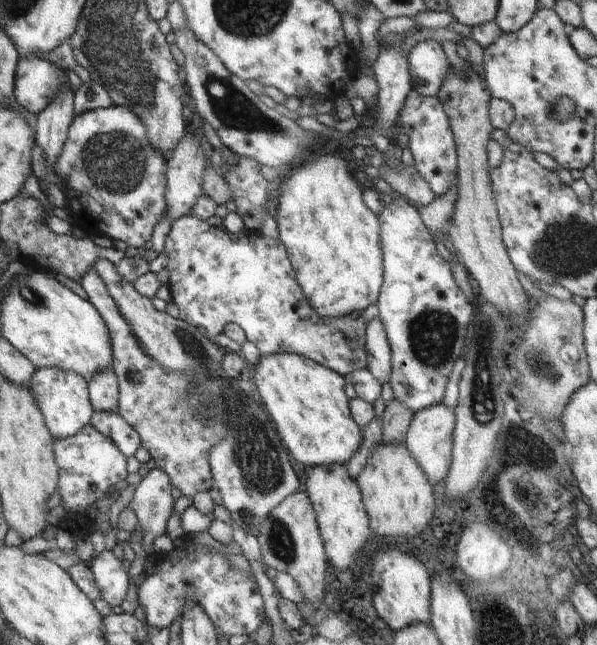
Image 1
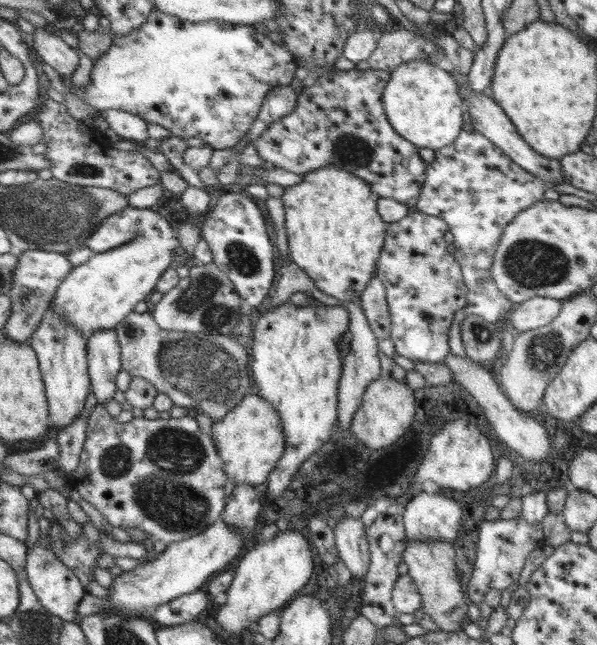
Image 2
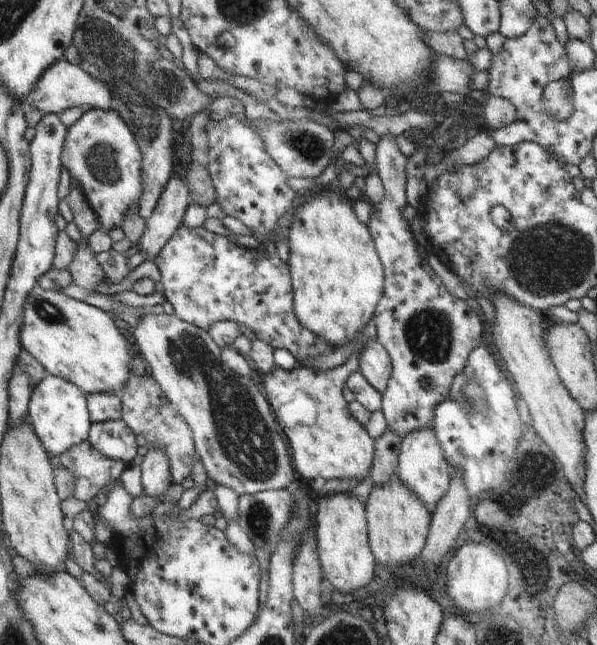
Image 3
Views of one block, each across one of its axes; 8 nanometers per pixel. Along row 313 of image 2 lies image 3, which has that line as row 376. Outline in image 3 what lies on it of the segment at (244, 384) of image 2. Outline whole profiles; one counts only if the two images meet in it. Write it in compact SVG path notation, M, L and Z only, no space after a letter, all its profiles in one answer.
M131 360L131 374L122 391L116 393L122 404L122 421L131 429L135 435L143 434L146 438L146 445L159 447L167 455L172 484L181 484L184 479L191 476L193 461L198 459L191 431L184 420L178 415L174 406L166 400L159 385L145 372L143 378L137 377L132 372L133 362Z

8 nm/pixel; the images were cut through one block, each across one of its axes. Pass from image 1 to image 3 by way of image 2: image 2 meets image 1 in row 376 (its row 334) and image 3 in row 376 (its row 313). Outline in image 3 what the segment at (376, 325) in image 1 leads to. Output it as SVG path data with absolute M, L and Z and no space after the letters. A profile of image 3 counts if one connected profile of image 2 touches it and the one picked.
M372 338L365 342L360 351L358 362L360 374L368 380L370 386L383 394L393 368L388 352L378 342L377 338Z

